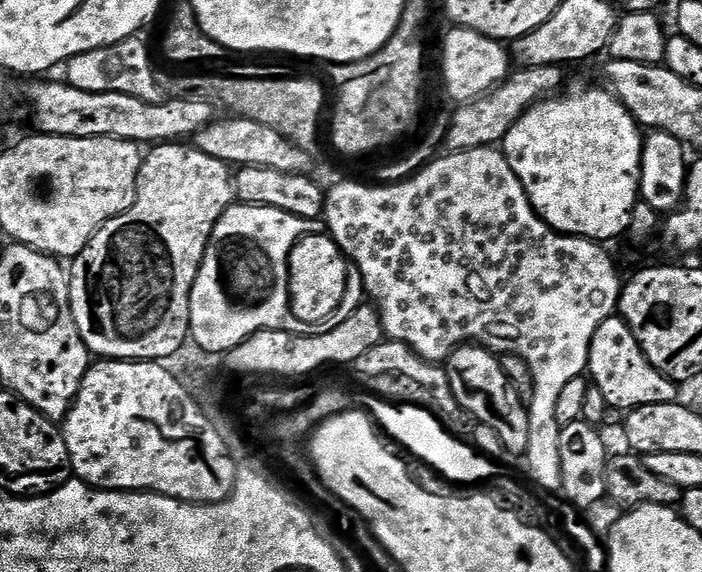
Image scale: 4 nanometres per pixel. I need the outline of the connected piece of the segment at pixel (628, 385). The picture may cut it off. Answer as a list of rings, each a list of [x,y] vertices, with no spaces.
[[[619,314],[606,318],[602,326],[594,333],[594,342],[590,342],[588,355],[588,371],[591,383],[602,390],[602,398],[610,407],[617,407],[625,414],[642,406],[658,406],[659,404],[675,404],[677,381],[668,380],[650,366],[646,354],[642,354],[642,346],[638,346],[638,338],[630,330],[627,322]]]

